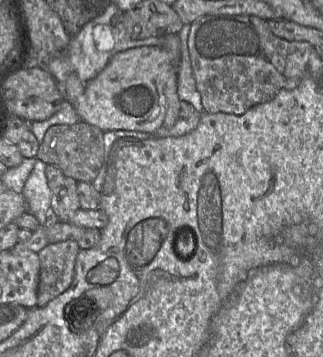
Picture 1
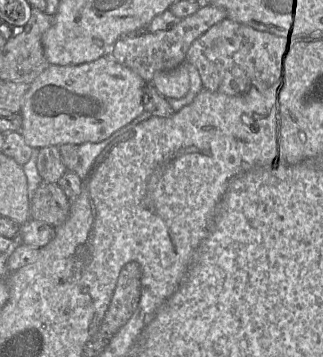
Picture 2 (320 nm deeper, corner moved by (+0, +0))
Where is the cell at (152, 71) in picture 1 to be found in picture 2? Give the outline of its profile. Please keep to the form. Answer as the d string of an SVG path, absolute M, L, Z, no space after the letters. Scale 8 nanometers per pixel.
M109 55L80 65L50 64L24 95L22 126L13 132L20 132L26 144L36 149L102 142L145 111L143 96L147 84Z

